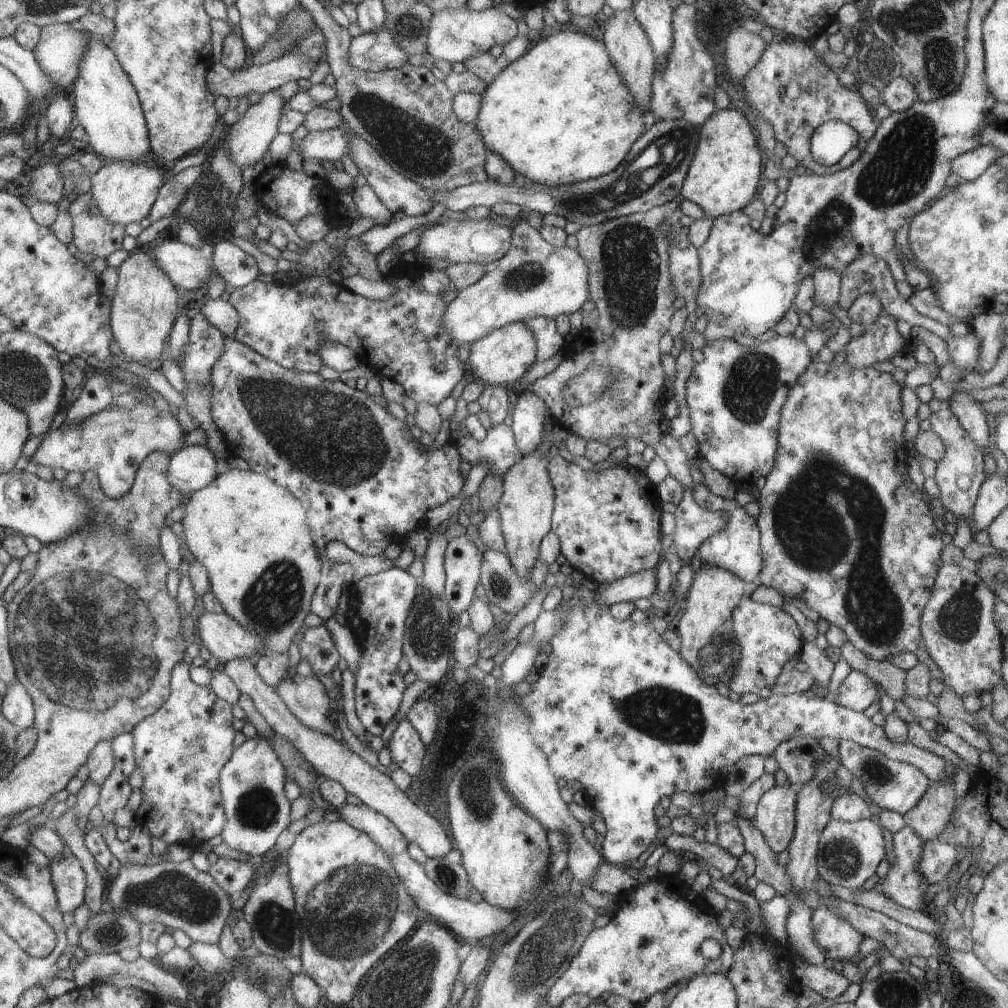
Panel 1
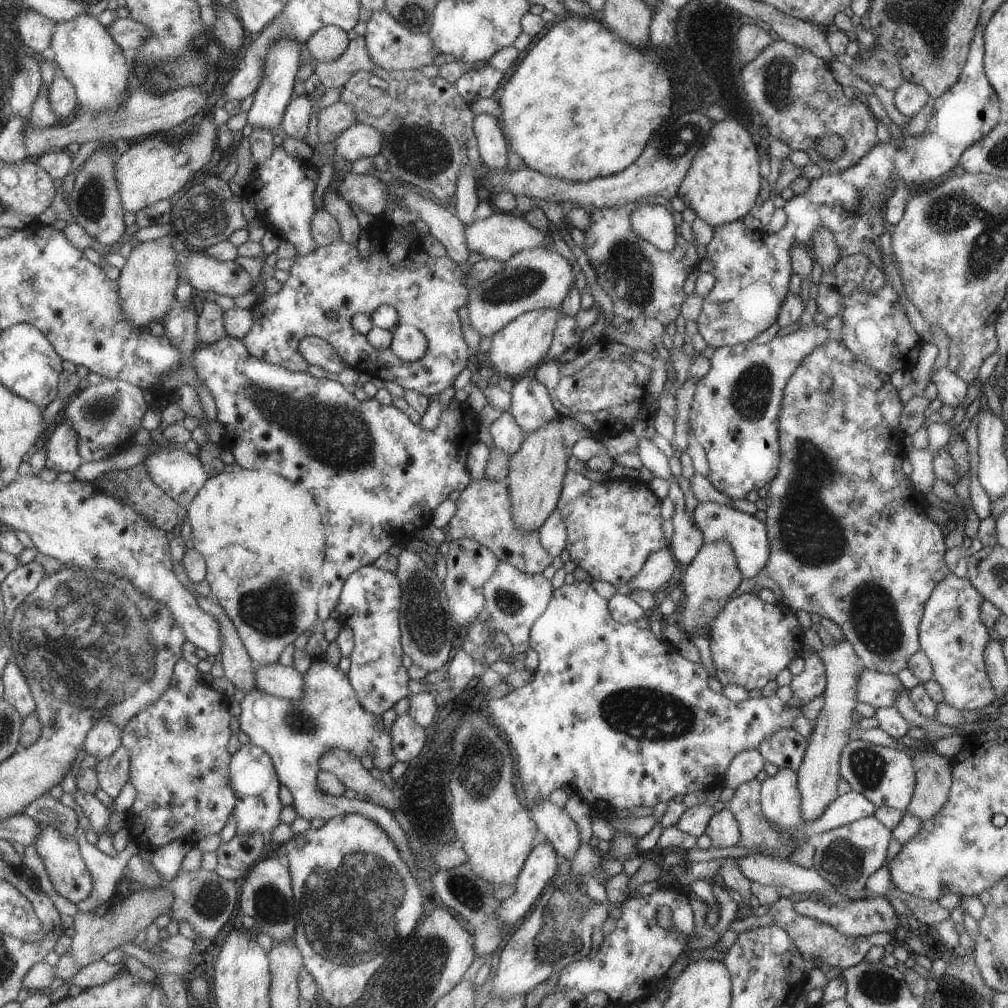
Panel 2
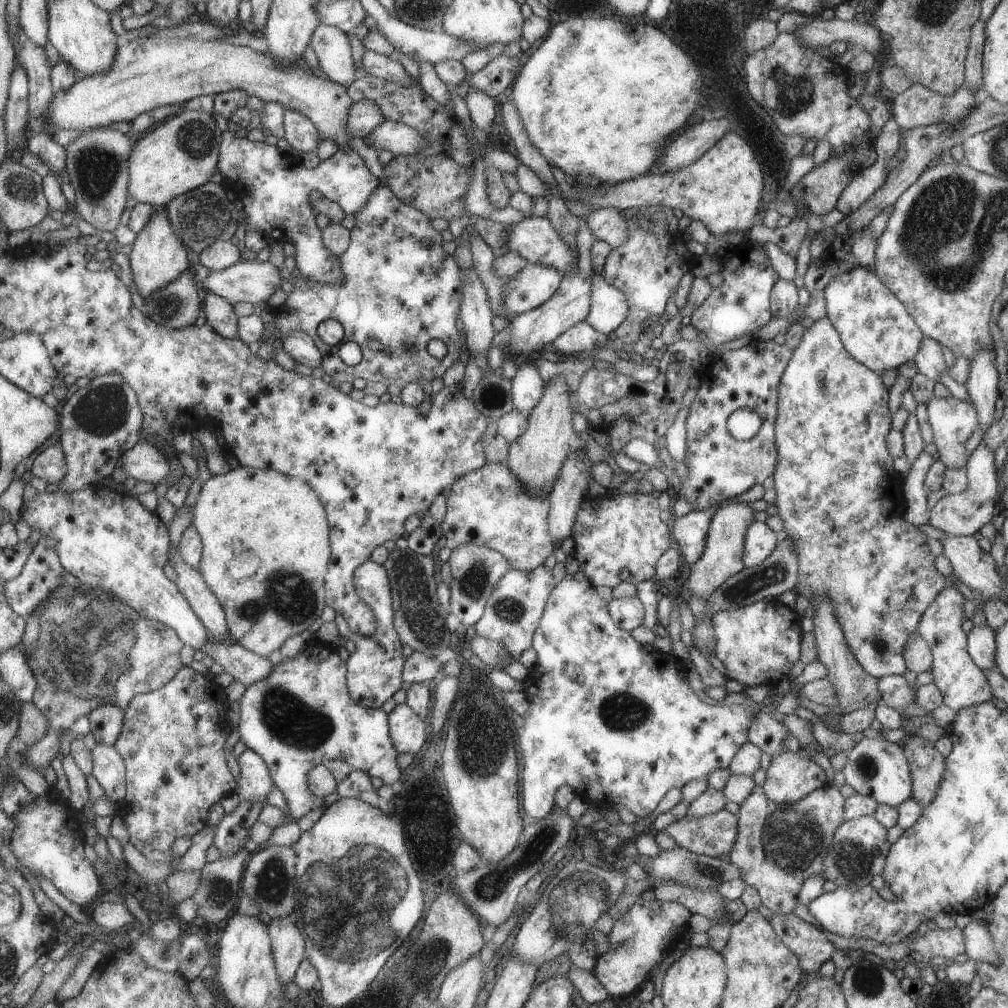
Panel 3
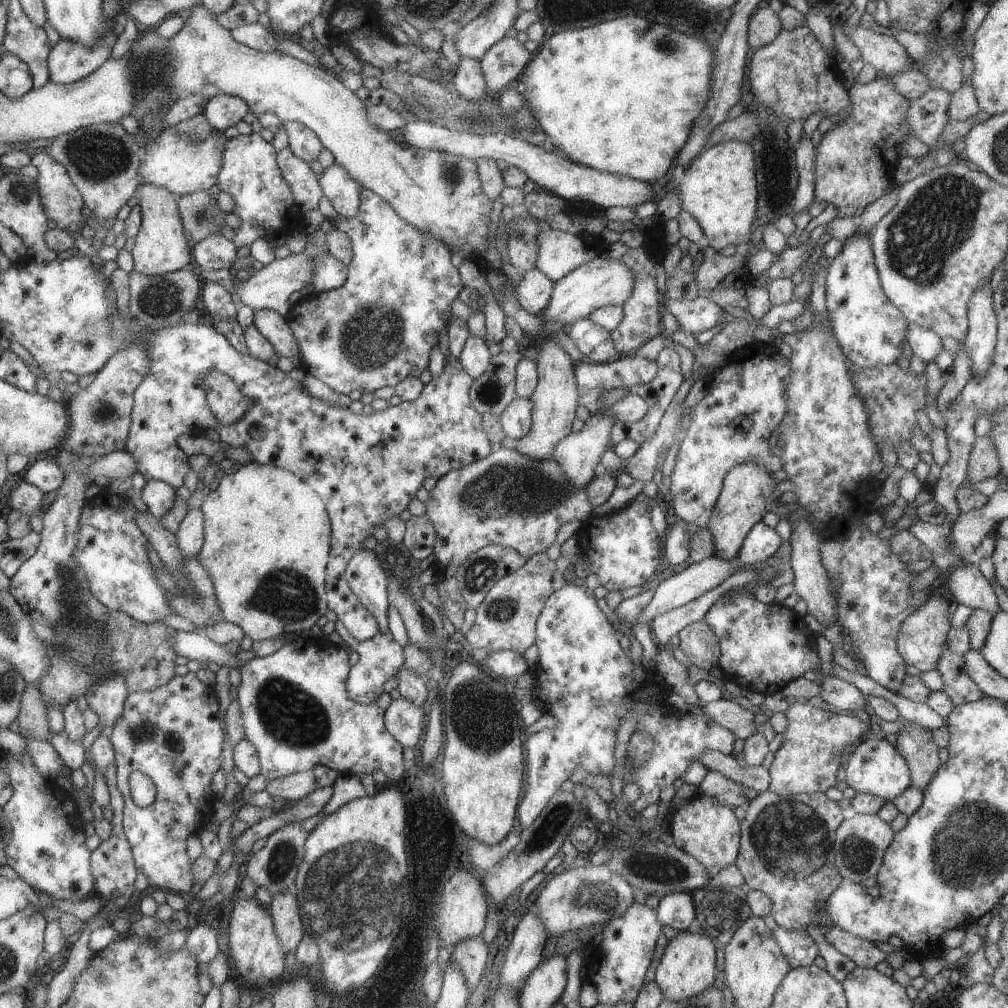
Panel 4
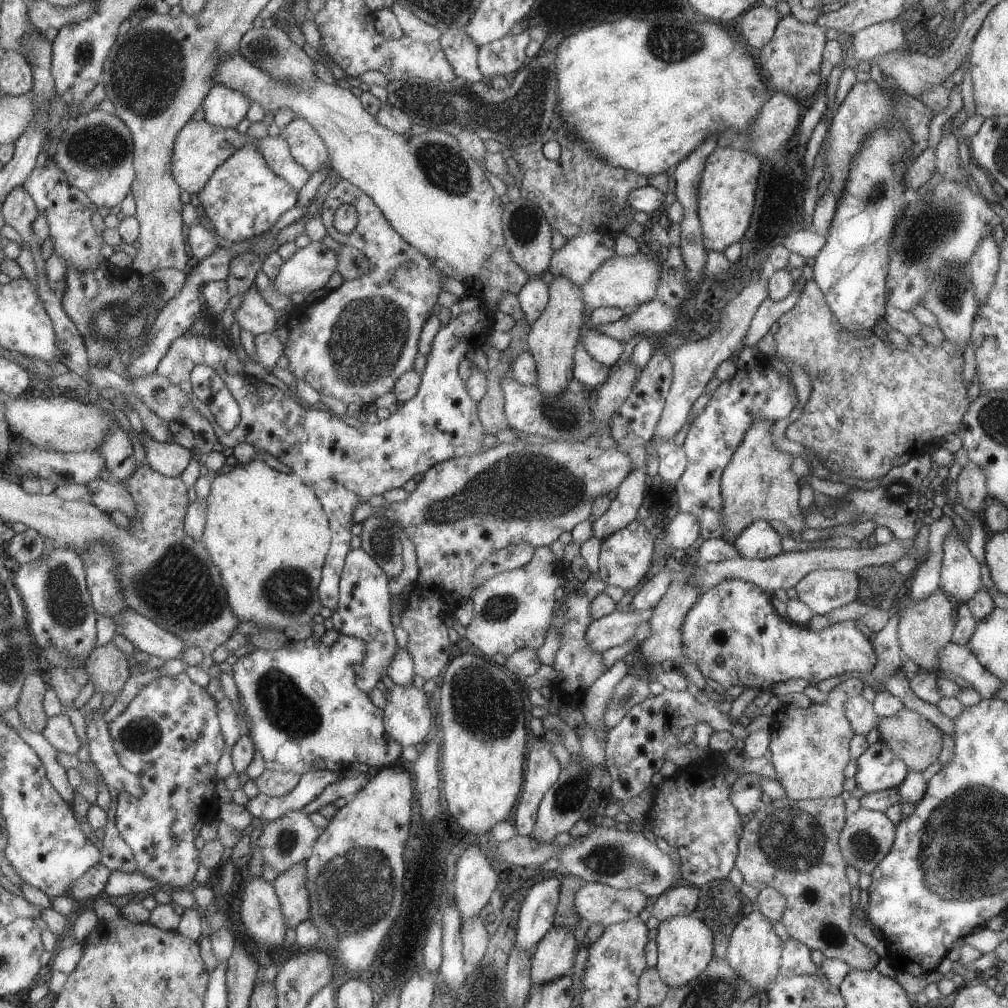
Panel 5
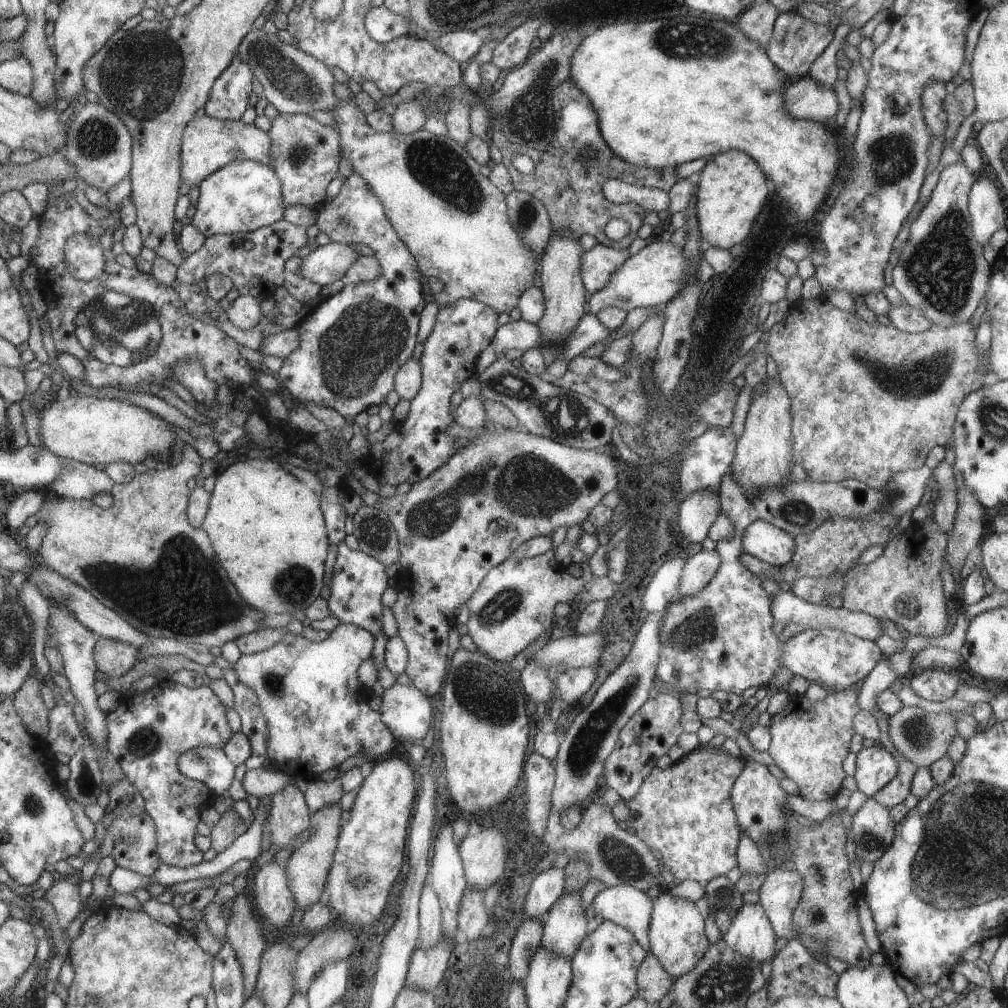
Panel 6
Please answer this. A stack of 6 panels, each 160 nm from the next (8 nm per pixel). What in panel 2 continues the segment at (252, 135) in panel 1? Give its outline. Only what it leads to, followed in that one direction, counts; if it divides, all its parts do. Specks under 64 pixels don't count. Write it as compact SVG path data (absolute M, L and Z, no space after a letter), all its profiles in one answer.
M285 36L285 38L271 42L271 46L267 48L261 82L253 95L253 104L245 114L245 122L251 126L252 130L265 129L274 134L281 124L283 112L290 102L289 98L293 90L295 74L300 66L299 52L301 52L301 46L302 44L299 42L289 40Z

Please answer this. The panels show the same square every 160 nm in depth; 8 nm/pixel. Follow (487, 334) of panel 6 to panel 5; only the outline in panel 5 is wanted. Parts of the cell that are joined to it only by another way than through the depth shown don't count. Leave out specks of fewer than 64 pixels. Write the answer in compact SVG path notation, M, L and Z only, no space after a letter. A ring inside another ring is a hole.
M483 306L469 312L460 312L457 316L450 317L446 323L440 323L439 330L433 337L426 363L420 372L420 383L417 392L404 402L400 409L388 418L381 419L375 424L365 423L358 428L353 428L342 421L342 417L333 413L318 411L313 407L306 407L298 399L289 398L281 389L264 383L253 376L231 376L223 369L225 349L224 344L213 338L204 339L199 335L183 334L178 336L166 350L163 358L159 360L156 372L168 378L183 390L185 396L191 401L193 408L201 413L212 426L216 436L216 442L223 447L233 448L236 444L245 443L252 447L275 456L279 462L288 466L293 473L313 491L316 499L321 503L325 511L330 530L330 545L324 558L321 578L318 584L318 597L323 607L330 611L337 609L338 584L344 556L349 552L349 528L353 524L351 514L353 507L359 502L367 502L367 498L373 495L381 495L382 492L392 488L401 488L404 482L415 474L423 474L430 466L449 460L453 457L464 457L476 454L485 449L481 442L485 431L478 417L476 402L469 398L465 390L464 382L457 375L457 366L461 358L470 350L470 344L480 334L490 334L493 328L493 314ZM207 365L211 367L225 383L227 390L233 395L240 408L240 419L233 431L224 431L215 420L210 410L193 393L190 383L190 372L194 366Z

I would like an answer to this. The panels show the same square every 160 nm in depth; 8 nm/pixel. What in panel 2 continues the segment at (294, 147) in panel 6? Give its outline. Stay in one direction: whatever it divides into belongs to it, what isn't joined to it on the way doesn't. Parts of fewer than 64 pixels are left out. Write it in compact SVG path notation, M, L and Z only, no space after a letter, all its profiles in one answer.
M301 95L287 104L280 124L287 137L301 141L308 135L307 128L311 118L311 104L308 98L307 95Z

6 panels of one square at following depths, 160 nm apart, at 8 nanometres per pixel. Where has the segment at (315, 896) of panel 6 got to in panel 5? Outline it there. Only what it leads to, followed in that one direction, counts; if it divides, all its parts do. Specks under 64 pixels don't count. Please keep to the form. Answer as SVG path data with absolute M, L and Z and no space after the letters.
M300 860L281 871L272 881L286 928L310 918L310 904L306 889L306 860Z

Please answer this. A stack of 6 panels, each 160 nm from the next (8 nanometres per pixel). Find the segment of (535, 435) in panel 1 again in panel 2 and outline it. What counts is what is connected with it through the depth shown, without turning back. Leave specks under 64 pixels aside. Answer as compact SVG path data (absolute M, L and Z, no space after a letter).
M527 376L514 380L508 413L521 428L524 436L547 422L560 420L560 415L553 407L552 398L545 386L539 384L535 378Z

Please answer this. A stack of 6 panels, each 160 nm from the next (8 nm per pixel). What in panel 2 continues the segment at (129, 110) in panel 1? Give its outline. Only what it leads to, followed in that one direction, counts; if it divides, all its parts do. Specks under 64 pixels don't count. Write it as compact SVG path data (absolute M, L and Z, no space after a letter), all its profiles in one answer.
M79 14L67 22L57 22L52 32L50 48L58 73L65 76L74 88L78 111L101 112L113 110L129 96L131 65L127 63L121 48L96 17Z

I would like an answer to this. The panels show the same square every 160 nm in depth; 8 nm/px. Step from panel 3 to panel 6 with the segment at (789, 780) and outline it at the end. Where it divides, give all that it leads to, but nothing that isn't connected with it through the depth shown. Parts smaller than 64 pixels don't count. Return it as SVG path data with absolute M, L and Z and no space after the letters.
M852 686L842 691L831 691L827 693L822 700L810 701L805 695L791 694L789 706L786 706L781 712L770 716L769 732L770 743L766 748L768 755L773 762L785 774L795 782L799 795L808 801L822 801L833 799L840 790L841 780L846 774L841 768L844 759L849 752L849 740L855 733L853 730L853 717L860 712L857 697L852 690Z

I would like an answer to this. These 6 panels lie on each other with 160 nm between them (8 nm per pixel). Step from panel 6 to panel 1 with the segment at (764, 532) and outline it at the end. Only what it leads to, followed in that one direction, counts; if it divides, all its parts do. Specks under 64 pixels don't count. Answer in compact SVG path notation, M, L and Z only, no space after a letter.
M704 483L696 484L692 493L697 506L711 512L722 512L726 516L725 526L721 527L721 530L718 530L716 533L710 534L699 545L701 564L707 563L726 568L743 582L753 581L755 576L760 573L760 568L762 567L760 534L756 525L756 519L749 516L737 501L713 495Z

